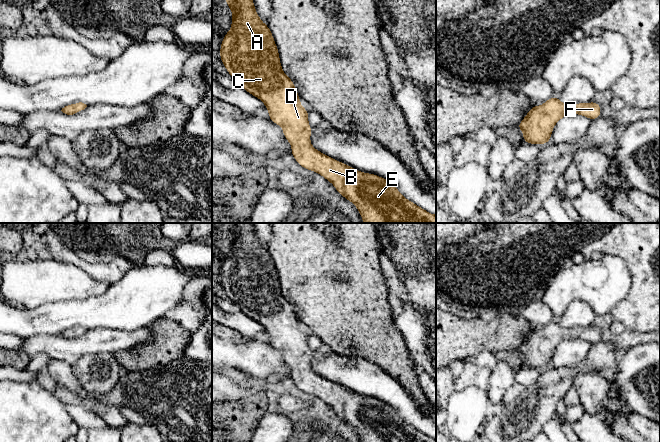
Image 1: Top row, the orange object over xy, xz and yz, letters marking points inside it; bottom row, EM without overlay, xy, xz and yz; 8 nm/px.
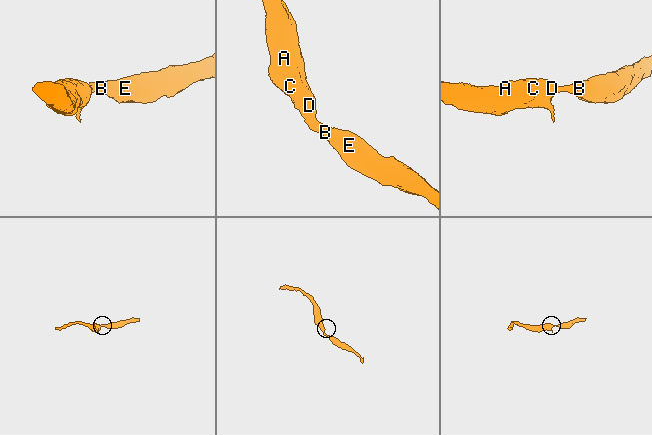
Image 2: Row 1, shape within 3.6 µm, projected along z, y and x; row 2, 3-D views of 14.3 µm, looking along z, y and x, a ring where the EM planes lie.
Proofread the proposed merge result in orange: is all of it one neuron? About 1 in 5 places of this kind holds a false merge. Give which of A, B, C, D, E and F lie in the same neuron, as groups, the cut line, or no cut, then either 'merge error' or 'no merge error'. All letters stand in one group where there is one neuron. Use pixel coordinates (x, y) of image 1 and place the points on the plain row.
A B C D E F | no cut | no merge error

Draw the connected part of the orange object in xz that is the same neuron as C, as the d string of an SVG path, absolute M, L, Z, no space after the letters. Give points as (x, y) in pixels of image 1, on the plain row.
M252 223L225 225L233 241L232 252L221 266L220 283L230 300L240 306L240 311L265 328L269 343L283 351L284 361L292 369L291 378L297 387L331 406L341 420L357 431L362 442L436 442L436 439L406 423L392 406L375 398L355 394L311 369L312 351L308 347L310 335L301 330L294 306L282 294L278 272L269 250L261 245Z

